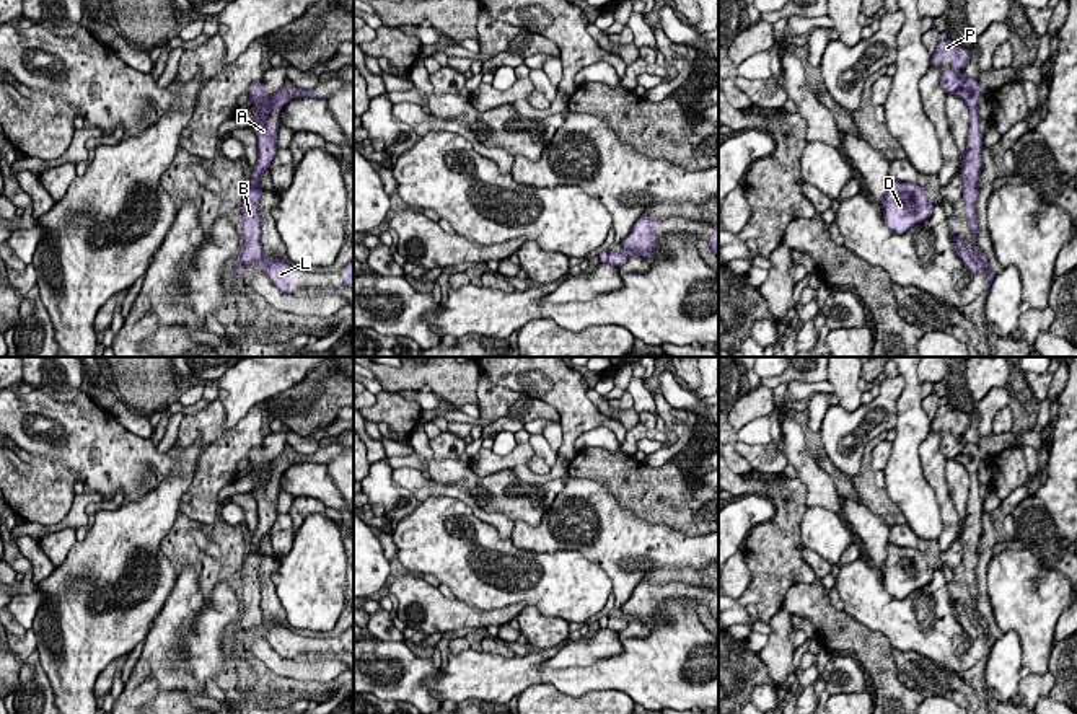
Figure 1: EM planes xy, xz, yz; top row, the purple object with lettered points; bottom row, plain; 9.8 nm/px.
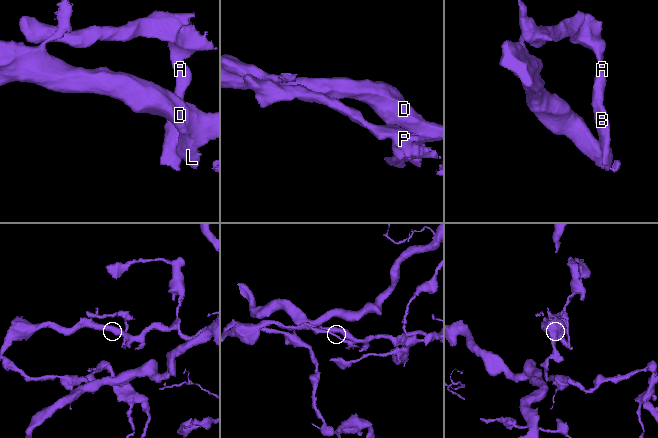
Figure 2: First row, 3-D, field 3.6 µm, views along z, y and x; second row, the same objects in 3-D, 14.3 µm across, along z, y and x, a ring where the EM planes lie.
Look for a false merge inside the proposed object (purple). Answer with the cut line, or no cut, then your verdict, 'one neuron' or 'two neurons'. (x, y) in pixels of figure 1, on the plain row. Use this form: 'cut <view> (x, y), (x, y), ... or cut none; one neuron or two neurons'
cut yz (973, 621), (981, 634); two neurons

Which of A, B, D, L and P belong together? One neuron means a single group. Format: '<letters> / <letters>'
A B P / D L

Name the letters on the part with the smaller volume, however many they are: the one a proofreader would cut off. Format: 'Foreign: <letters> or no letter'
Foreign: A, B, P

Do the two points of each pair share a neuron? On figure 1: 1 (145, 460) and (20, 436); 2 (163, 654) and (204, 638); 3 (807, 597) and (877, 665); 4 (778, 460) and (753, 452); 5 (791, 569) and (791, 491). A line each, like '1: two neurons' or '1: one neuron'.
1: one neuron
2: two neurons
3: one neuron
4: one neuron
5: one neuron

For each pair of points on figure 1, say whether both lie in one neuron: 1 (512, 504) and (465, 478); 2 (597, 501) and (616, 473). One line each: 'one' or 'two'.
1: one
2: two

